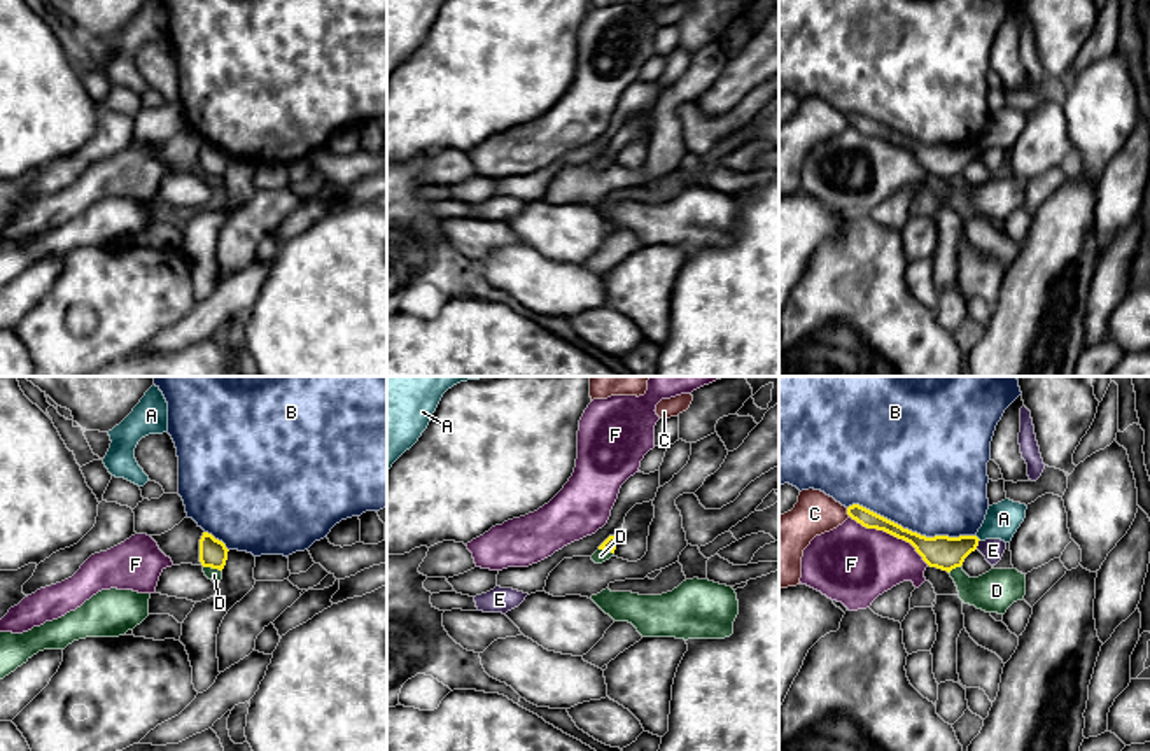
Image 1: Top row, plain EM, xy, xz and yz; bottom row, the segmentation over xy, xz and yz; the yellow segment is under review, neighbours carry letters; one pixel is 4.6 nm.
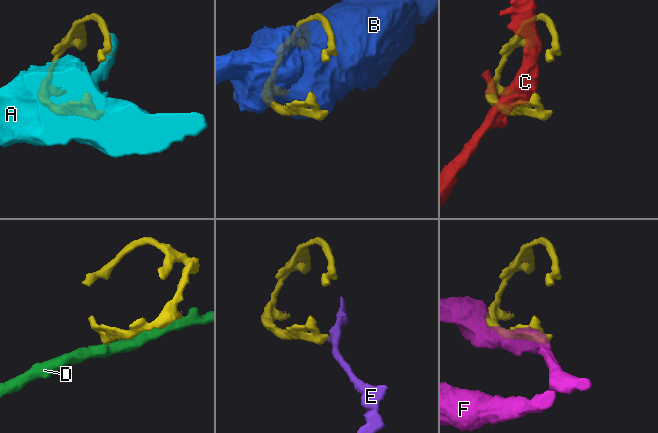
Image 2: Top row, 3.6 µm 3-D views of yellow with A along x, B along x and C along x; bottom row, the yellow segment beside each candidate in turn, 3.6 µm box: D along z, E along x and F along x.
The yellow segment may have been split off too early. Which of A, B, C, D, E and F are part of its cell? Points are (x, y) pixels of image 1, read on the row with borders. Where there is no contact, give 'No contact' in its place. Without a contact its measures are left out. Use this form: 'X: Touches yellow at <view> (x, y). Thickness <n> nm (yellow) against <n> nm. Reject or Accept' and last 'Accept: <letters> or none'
A: Touches yellow at yz (977, 538). Thickness 160 nm (yellow) against 160 nm. Reject
B: Touches yellow at yz (911, 531). Thickness 160 nm (yellow) against 500 nm. Reject
C: Touches yellow at yz (848, 512). Thickness 80 nm (yellow) against 200 nm. Reject
D: Touches yellow at xy (212, 568). Thickness 130 nm (yellow) against 60 nm. Reject
E: Touches yellow at yz (977, 545). Thickness 160 nm (yellow) against 100 nm. Reject
F: Touches yellow at yz (890, 533). Thickness 150 nm (yellow) against 360 nm. Reject
Accept: none

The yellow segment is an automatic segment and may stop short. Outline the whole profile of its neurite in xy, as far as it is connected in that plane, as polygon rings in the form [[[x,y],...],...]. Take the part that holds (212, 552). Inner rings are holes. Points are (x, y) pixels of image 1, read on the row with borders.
[[[203,532],[200,539],[200,562],[203,567],[222,571],[228,560],[228,551],[229,550],[222,541],[215,539],[208,532]]]

